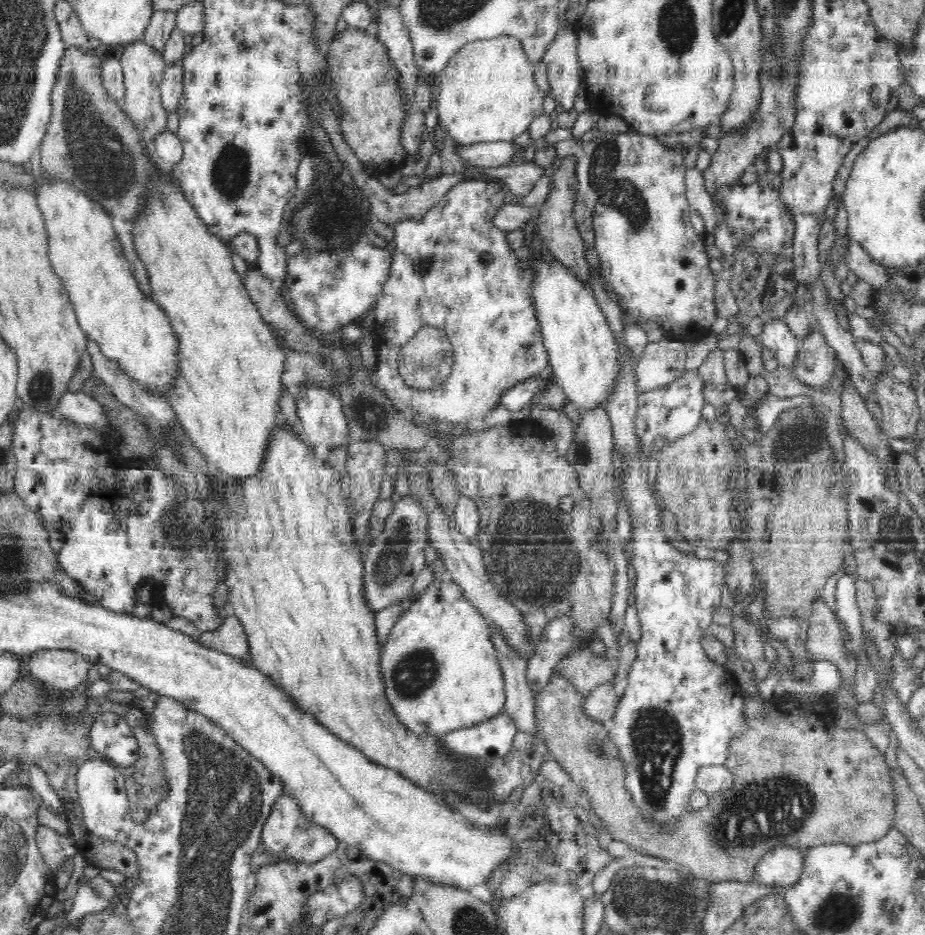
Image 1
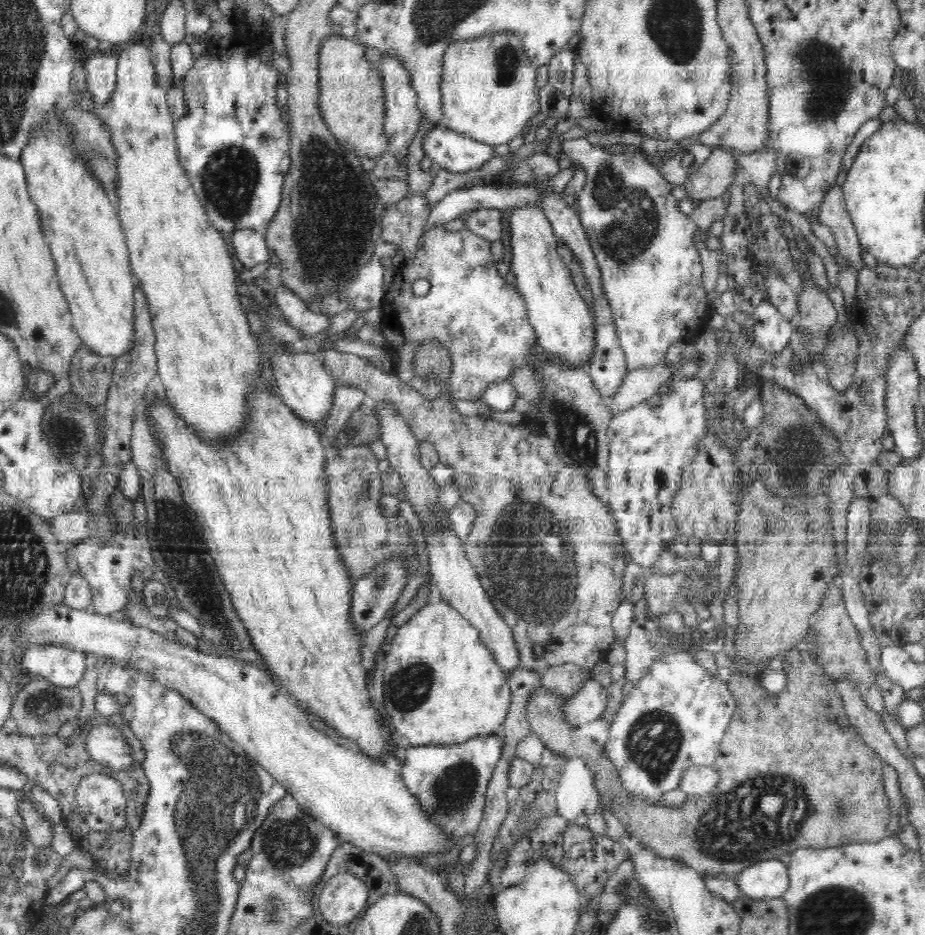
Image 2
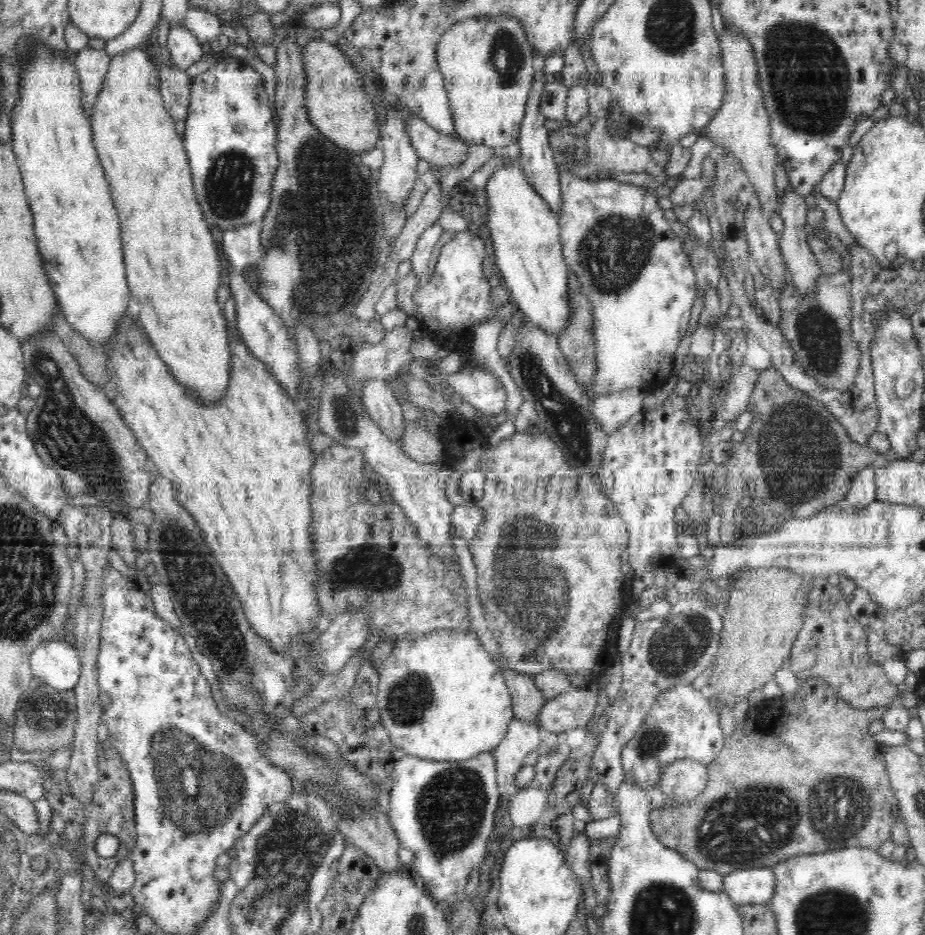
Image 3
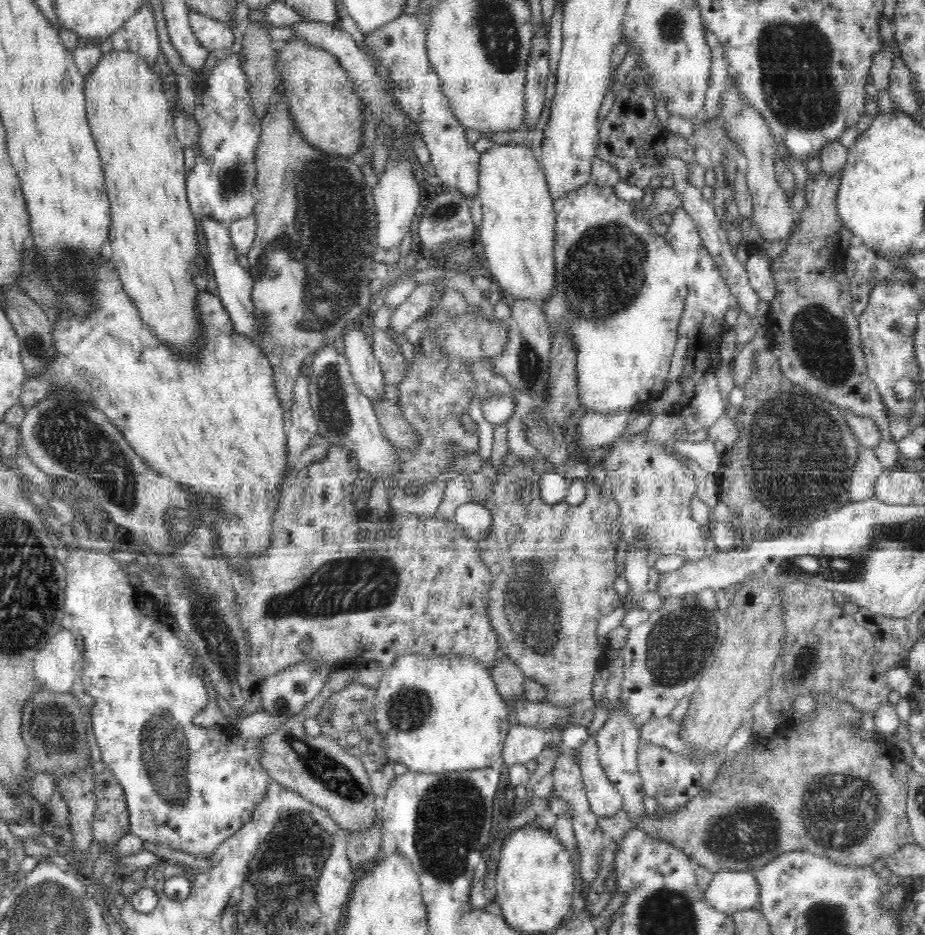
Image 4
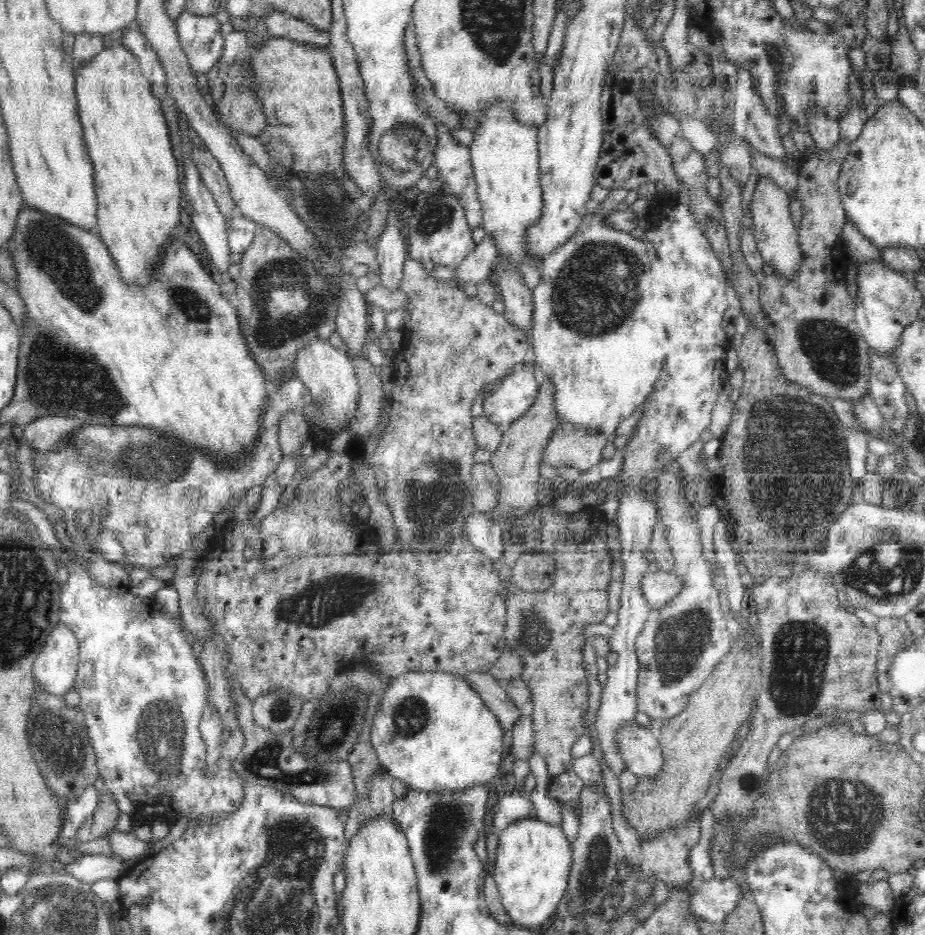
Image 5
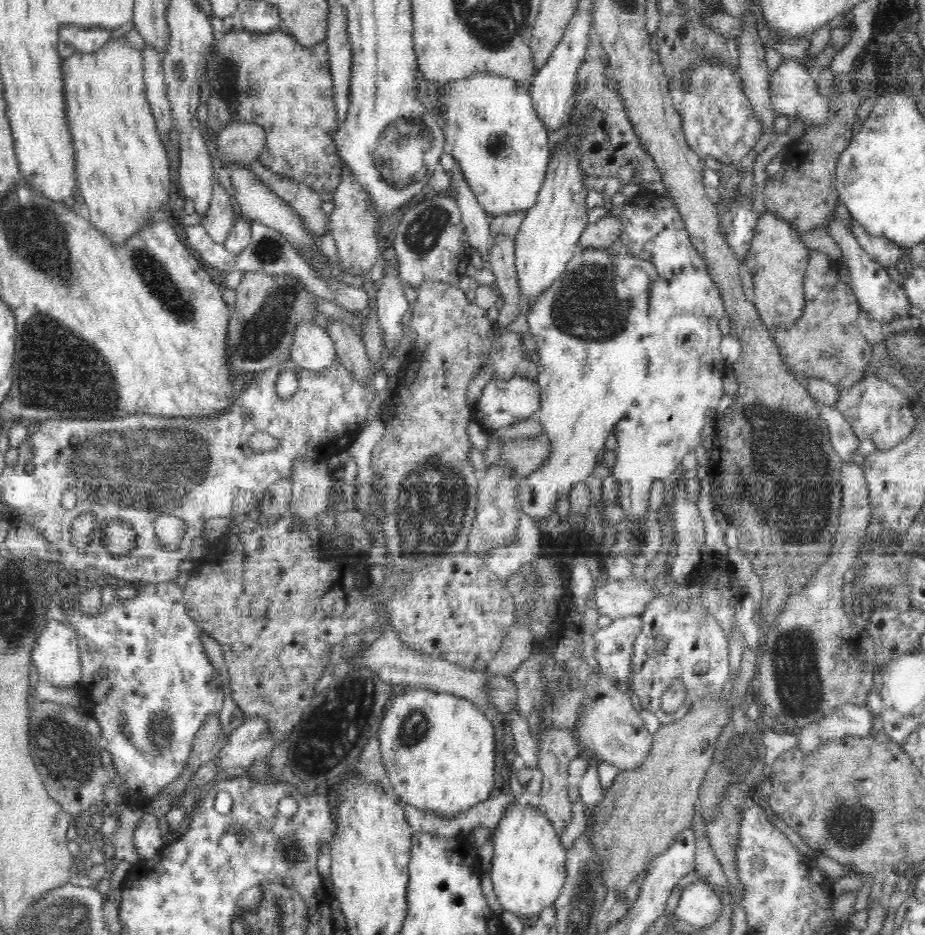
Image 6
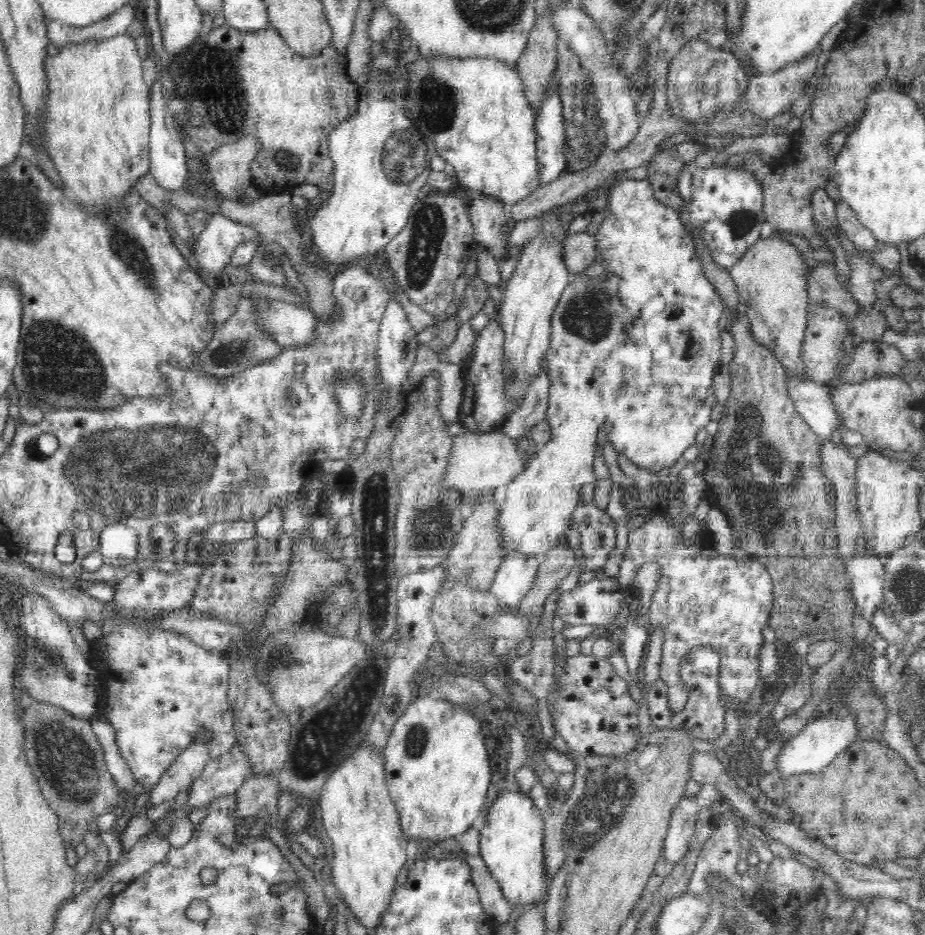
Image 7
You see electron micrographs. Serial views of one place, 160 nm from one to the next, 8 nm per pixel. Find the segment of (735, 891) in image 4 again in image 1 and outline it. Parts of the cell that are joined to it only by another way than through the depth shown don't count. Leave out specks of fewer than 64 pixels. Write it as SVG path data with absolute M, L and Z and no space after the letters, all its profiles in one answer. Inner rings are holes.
M776 846L767 852L755 866L755 876L749 880L752 884L769 884L770 886L791 886L800 878L807 847L804 846Z

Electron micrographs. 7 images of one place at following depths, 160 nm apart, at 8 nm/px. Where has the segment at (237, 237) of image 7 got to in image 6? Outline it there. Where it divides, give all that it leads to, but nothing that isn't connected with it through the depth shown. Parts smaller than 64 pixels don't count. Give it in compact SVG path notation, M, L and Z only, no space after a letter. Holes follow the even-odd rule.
M216 180L212 186L212 198L209 209L200 224L216 244L225 244L226 238L234 226L234 209L230 203L231 191L226 190Z

